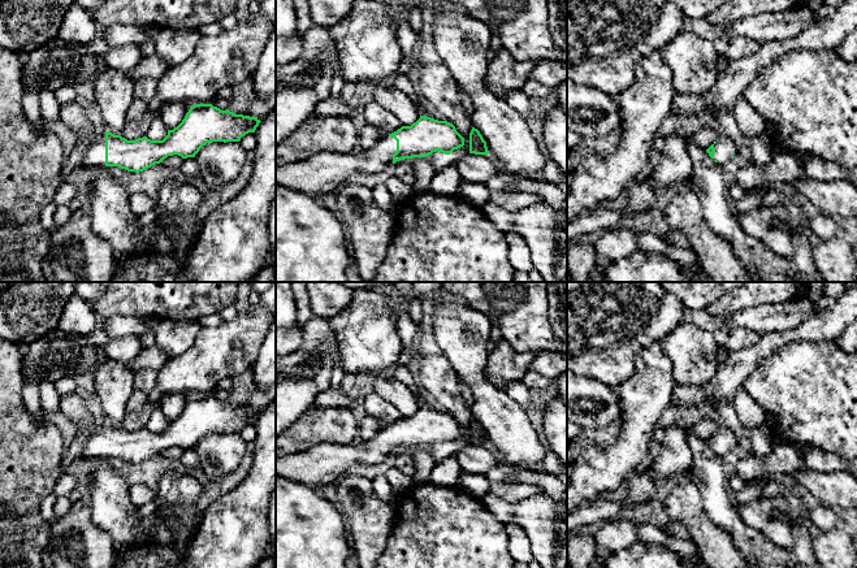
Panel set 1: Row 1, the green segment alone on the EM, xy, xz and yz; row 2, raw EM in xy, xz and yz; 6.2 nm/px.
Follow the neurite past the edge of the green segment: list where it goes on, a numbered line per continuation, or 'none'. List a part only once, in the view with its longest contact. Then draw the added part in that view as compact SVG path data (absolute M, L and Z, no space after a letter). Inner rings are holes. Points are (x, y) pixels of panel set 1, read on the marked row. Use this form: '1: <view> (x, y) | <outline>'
1: xy (95, 155) | M105 133L92 140L82 159L82 165L87 166L105 166Z

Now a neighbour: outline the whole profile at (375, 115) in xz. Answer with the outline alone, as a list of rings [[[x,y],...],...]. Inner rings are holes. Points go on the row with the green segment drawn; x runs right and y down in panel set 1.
[[[375,100],[365,105],[363,114],[364,123],[377,127],[382,136],[389,135],[403,126],[395,116],[384,109]]]

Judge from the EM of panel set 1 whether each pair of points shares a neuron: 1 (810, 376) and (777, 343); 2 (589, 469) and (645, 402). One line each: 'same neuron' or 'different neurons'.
1: different neurons
2: same neuron

